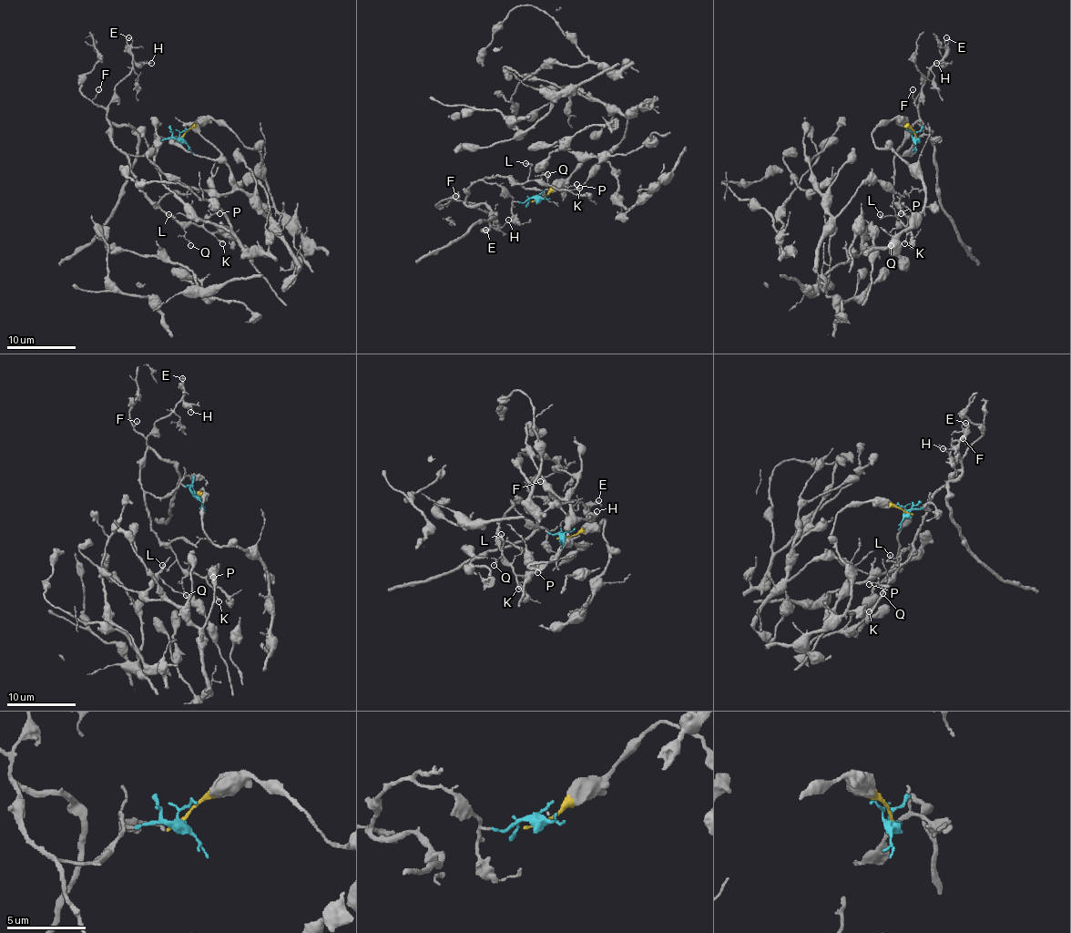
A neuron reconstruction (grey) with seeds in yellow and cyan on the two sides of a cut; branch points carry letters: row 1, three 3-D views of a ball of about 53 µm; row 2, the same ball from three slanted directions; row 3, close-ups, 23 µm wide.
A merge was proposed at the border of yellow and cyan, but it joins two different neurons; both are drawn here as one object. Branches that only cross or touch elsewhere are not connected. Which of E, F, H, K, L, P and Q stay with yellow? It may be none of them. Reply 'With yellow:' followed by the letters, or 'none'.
With yellow: none

